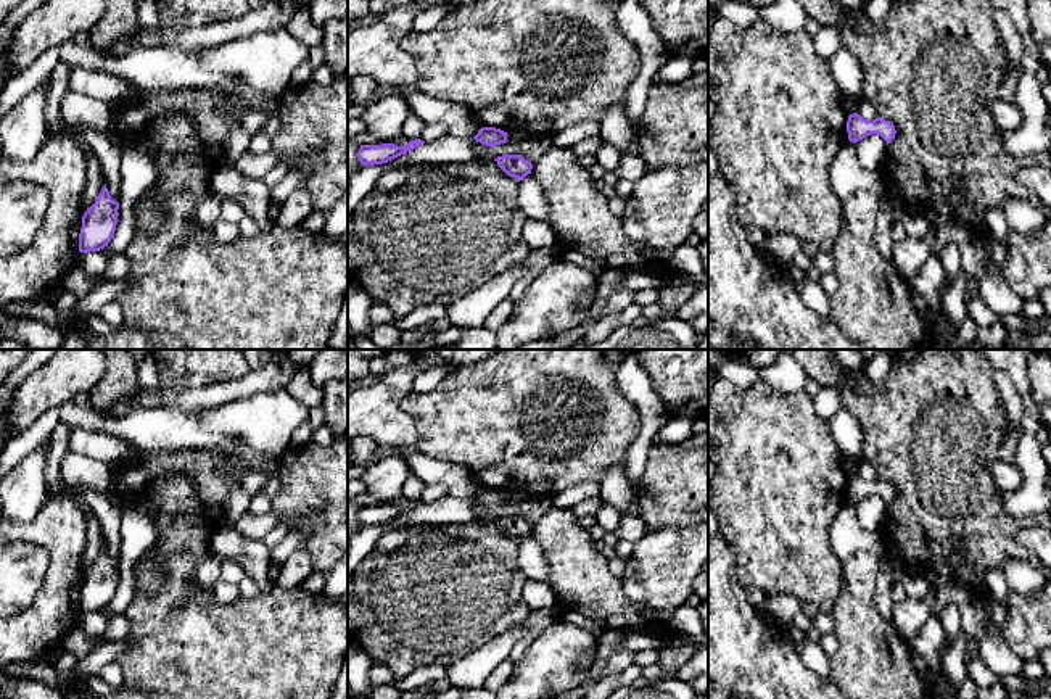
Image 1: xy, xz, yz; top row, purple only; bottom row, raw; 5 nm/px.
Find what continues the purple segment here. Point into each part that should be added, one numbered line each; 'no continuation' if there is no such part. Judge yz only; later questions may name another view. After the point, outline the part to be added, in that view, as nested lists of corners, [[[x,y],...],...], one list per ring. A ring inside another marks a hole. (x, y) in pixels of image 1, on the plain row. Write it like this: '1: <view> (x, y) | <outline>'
no continuation

